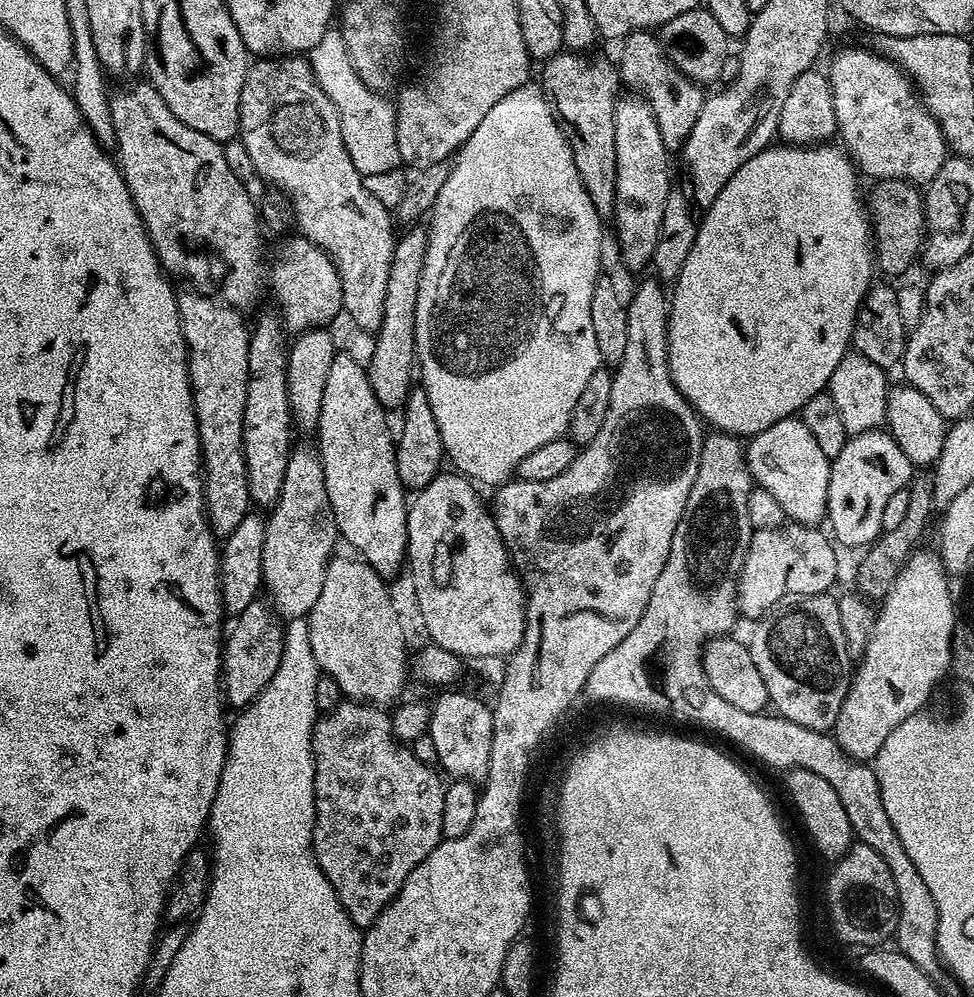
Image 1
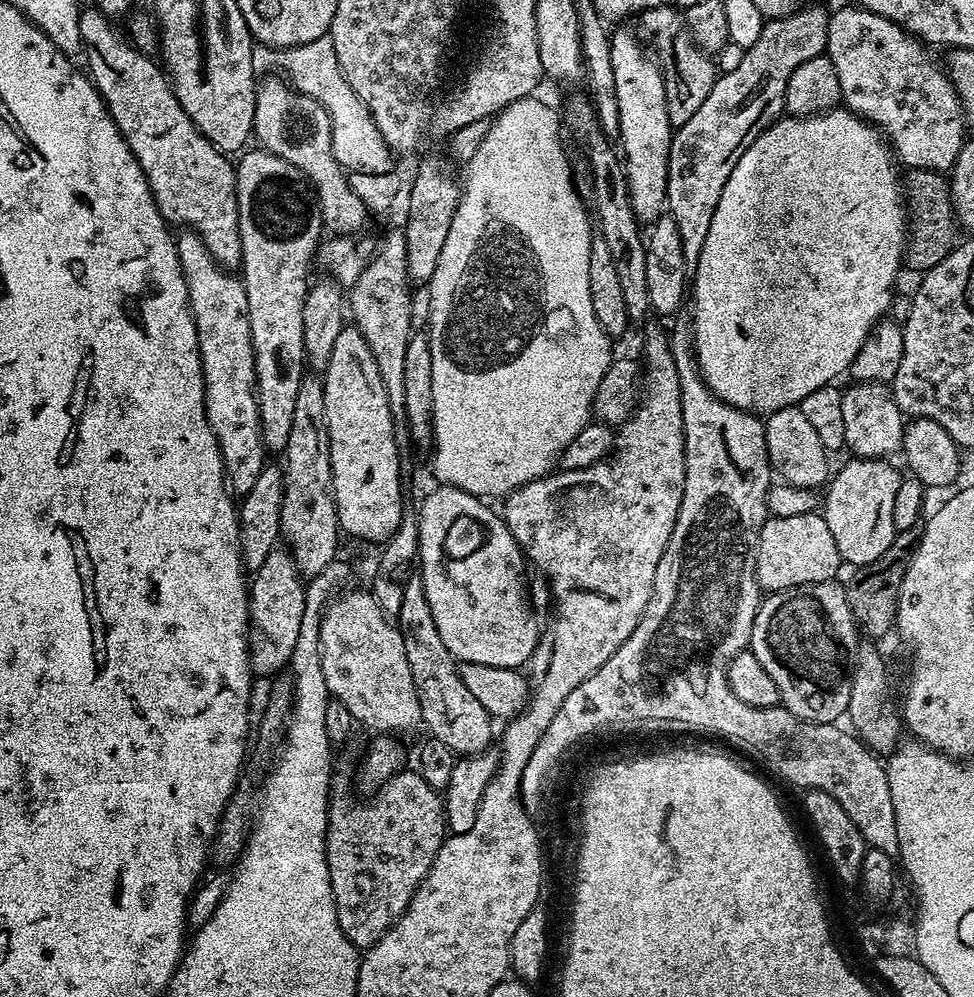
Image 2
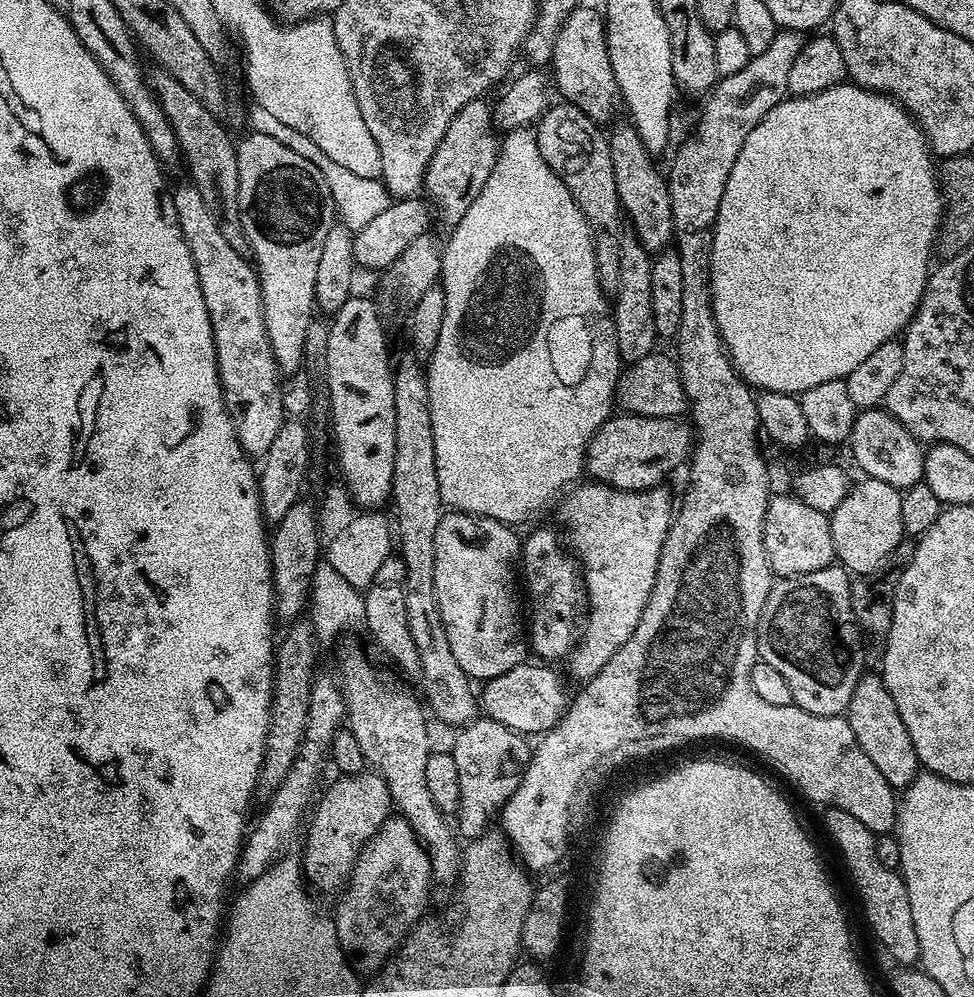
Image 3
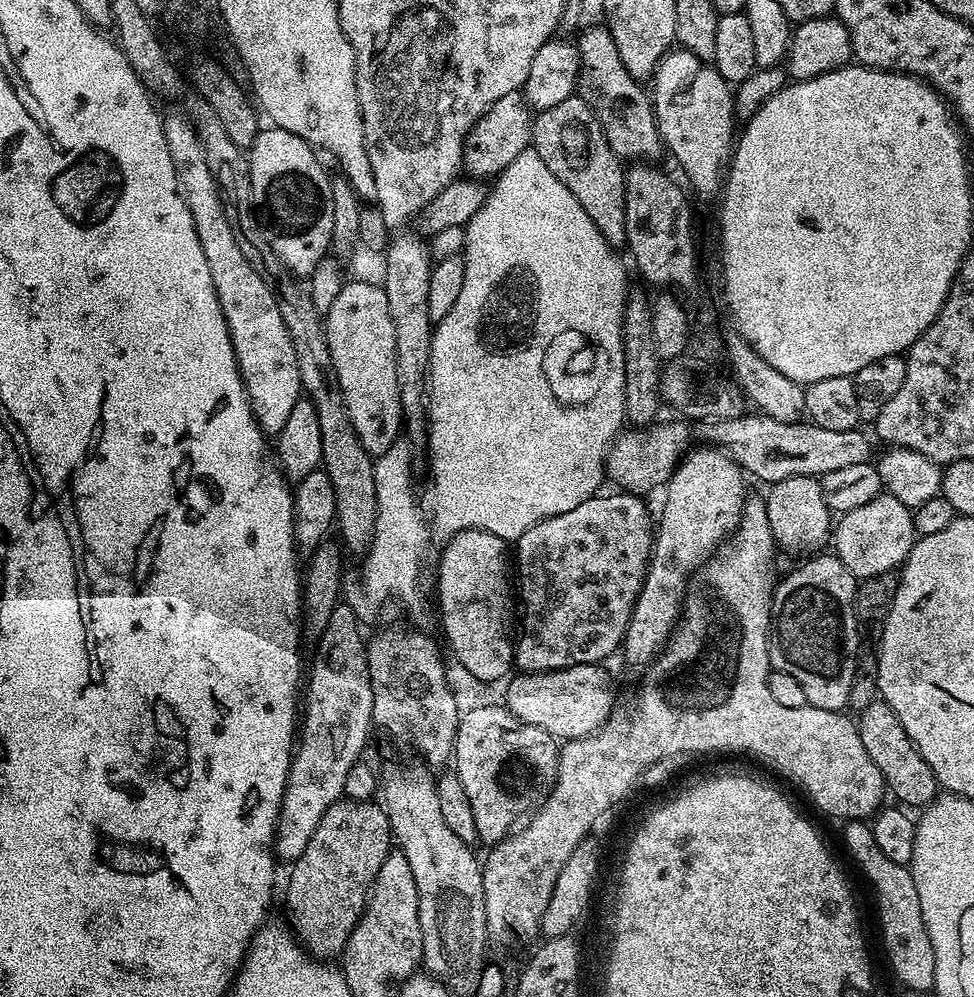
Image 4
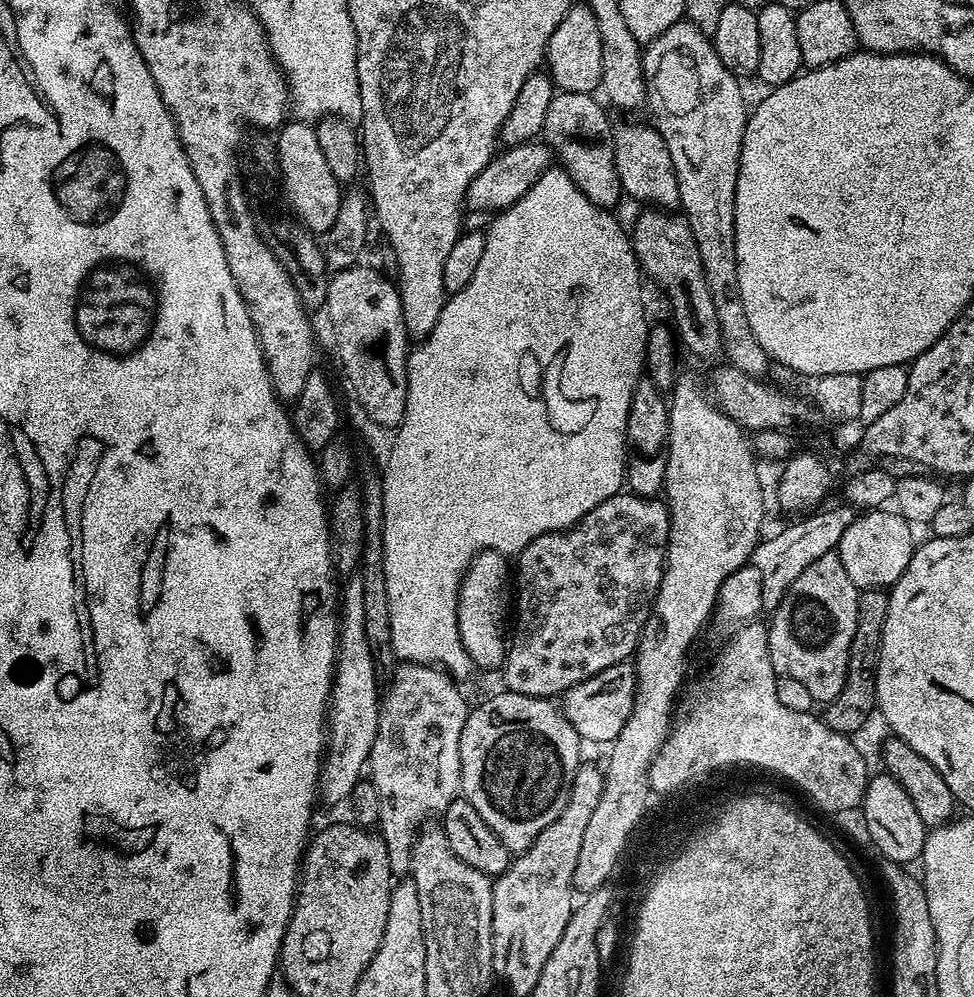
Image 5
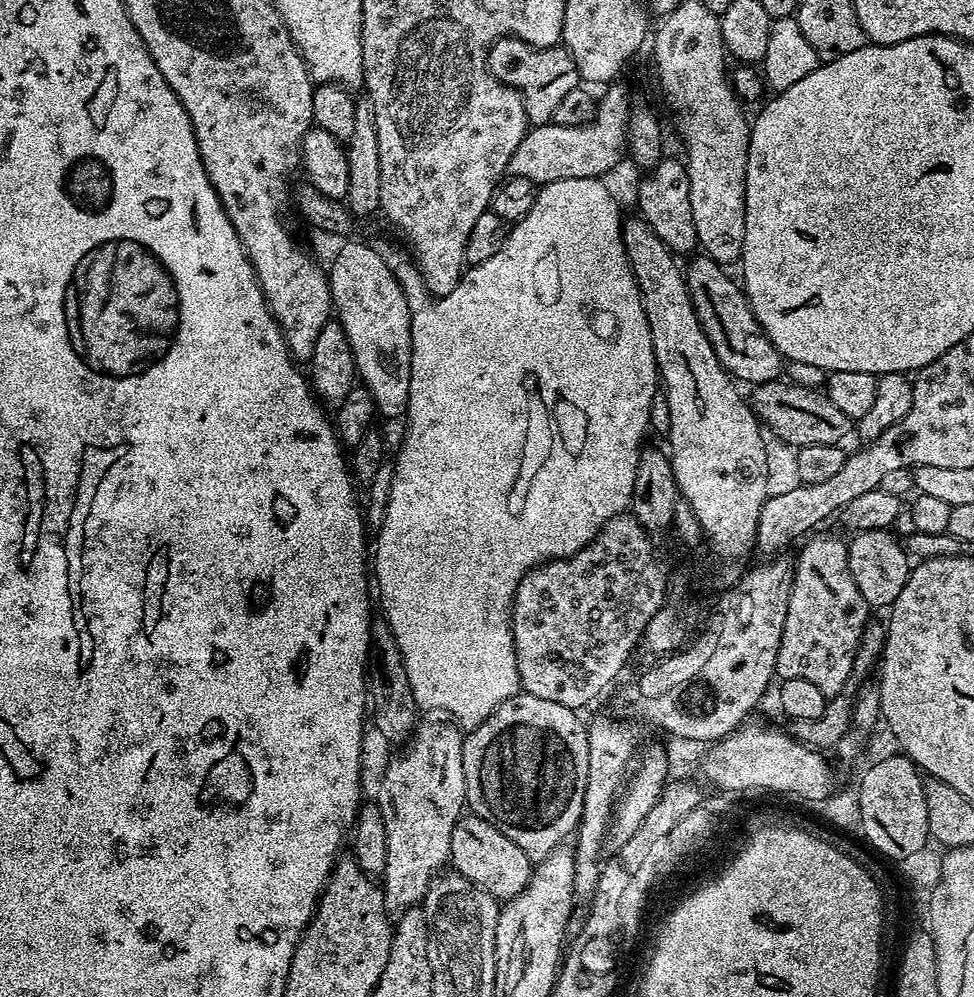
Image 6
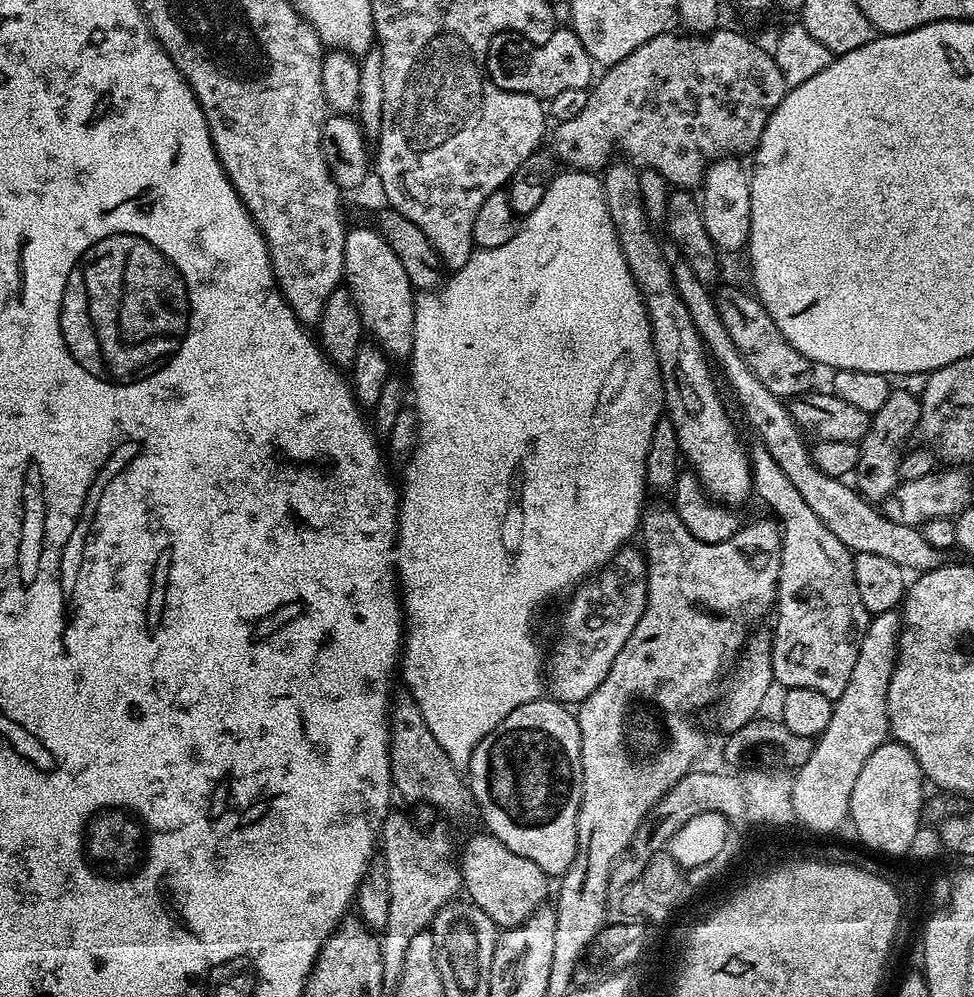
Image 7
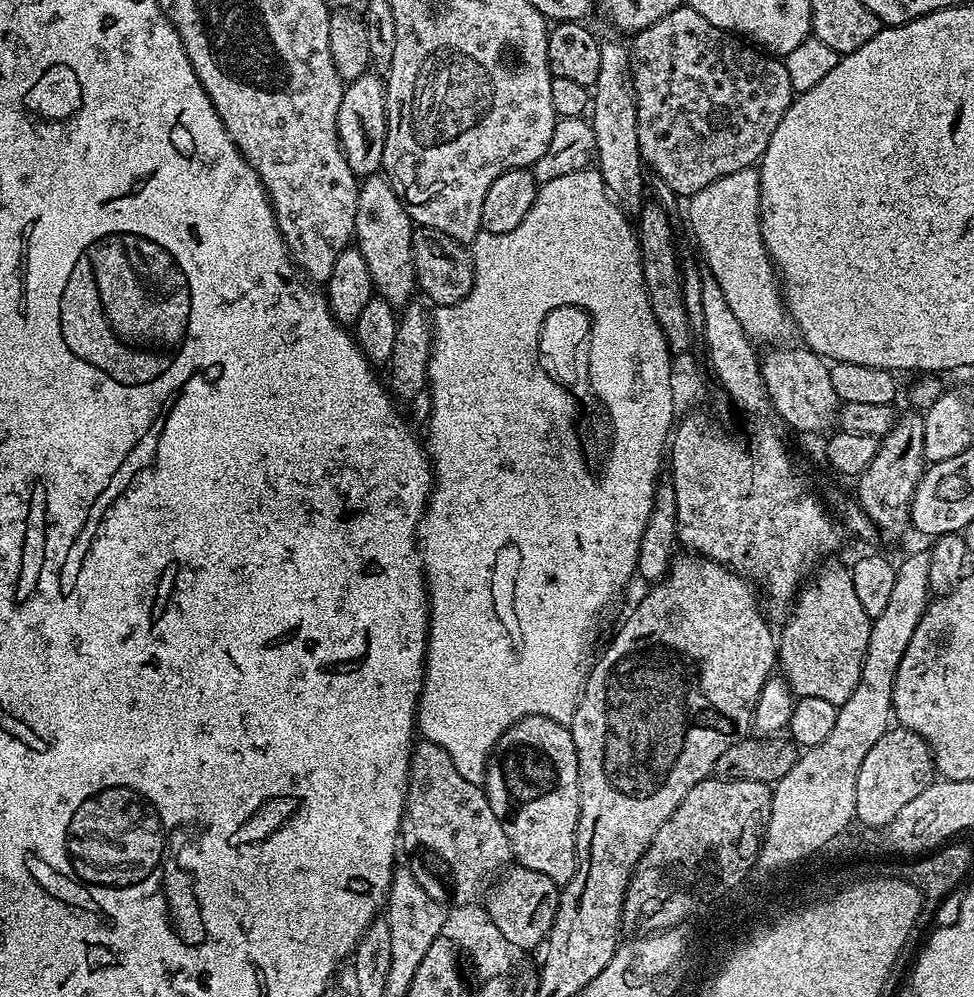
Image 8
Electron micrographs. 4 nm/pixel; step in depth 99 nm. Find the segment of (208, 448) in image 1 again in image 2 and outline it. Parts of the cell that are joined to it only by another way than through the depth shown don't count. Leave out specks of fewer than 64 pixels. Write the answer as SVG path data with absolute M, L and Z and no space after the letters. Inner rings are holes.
M191 230L181 233L181 236L179 233L175 237L176 253L186 280L188 305L198 334L206 418L220 447L229 489L242 498L248 493L250 486L254 486L266 463L266 449L260 436L254 346L250 338L246 290L243 279L212 257L198 233Z

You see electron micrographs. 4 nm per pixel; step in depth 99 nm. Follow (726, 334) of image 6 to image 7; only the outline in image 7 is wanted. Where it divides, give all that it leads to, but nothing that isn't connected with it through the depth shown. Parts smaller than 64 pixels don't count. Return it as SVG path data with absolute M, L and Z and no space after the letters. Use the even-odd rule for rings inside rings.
M732 288L728 292L728 300L720 300L716 308L726 333L741 352L746 366L758 376L762 385L772 394L781 398L795 398L804 395L813 387L812 361L798 354L798 350L794 350L790 342L786 342L782 330L774 326L774 318L770 318L768 311L762 307L751 291L743 292L740 288Z

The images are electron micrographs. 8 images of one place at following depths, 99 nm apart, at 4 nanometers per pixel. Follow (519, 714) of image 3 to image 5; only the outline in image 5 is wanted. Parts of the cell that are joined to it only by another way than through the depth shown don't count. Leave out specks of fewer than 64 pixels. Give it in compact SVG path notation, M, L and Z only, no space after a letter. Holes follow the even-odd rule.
M628 662L612 665L565 692L562 701L564 717L574 726L581 741L611 745L618 738L626 718L630 718L632 704L636 701L635 667Z

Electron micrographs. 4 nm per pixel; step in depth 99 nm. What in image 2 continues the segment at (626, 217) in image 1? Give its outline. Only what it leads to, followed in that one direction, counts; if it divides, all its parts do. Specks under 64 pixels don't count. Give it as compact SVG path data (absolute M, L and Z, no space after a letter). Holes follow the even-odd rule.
M620 28L610 36L610 62L614 62L614 94L618 94L618 142L624 146L622 163L624 172L628 175L630 206L634 206L634 214L641 222L655 222L666 212L668 159L674 129L666 114L665 73L660 72L661 65L653 59L649 49L640 45L641 37L633 29L632 32L628 28Z

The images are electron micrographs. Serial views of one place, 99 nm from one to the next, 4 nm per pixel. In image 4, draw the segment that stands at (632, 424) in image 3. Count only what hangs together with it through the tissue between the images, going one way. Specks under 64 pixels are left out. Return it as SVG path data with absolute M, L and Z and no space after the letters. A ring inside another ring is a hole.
M745 414L729 420L698 420L693 424L684 418L675 419L665 424L653 422L643 430L621 431L612 441L606 453L606 476L617 484L617 489L635 494L663 489L693 447L692 432L700 439L697 441L723 446L751 479L753 476L756 480L765 480L768 486L791 476L819 478L845 466L862 466L873 459L873 441L868 441L856 428L822 430L822 426L811 422L778 422L778 418L763 414Z

